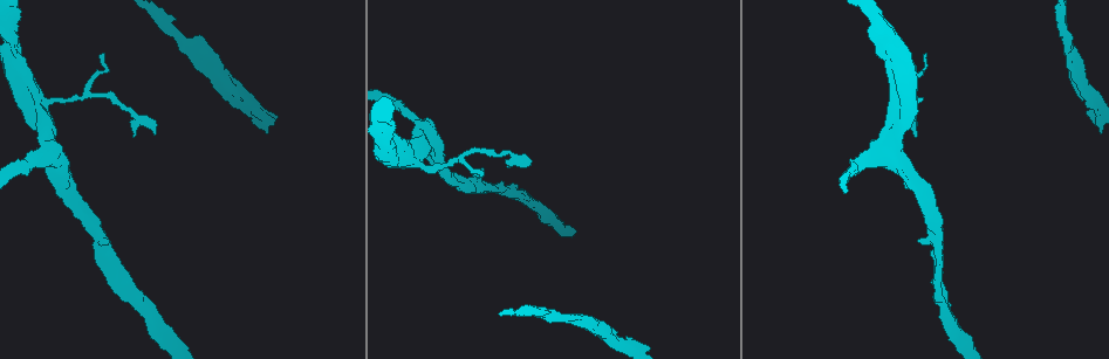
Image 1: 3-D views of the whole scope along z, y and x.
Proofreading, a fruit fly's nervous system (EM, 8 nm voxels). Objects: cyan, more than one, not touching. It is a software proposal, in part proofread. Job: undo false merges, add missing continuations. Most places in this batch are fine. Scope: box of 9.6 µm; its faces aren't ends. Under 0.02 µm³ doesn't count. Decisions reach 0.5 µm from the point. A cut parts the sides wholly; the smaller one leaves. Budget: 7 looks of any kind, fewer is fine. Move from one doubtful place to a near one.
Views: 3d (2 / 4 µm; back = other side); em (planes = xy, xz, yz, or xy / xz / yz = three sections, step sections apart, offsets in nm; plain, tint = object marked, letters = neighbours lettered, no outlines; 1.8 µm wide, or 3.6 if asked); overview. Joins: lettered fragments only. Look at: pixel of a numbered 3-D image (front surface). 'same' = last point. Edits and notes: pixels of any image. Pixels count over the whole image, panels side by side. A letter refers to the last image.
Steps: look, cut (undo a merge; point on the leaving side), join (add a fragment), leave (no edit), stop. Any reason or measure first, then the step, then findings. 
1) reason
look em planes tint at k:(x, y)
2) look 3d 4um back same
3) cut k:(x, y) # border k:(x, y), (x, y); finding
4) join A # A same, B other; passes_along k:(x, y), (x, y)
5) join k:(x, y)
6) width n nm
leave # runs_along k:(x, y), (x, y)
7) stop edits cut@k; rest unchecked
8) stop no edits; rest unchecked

tapers out
look em planes letters at 1:(475, 174)

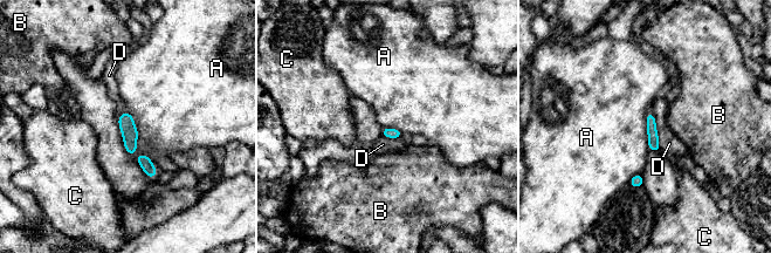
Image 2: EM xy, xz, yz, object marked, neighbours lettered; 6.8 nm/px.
width 70 nm
leave # A other, B other, C other, D other; none of them fits

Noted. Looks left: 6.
thin end
look 3d 2um at 1:(531, 164)

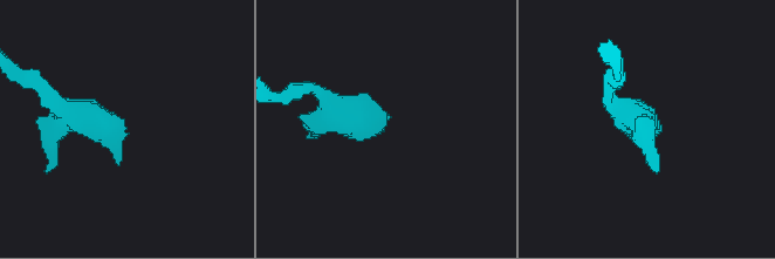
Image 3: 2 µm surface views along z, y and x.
look em yz step 8 tint at 3:(118, 164)

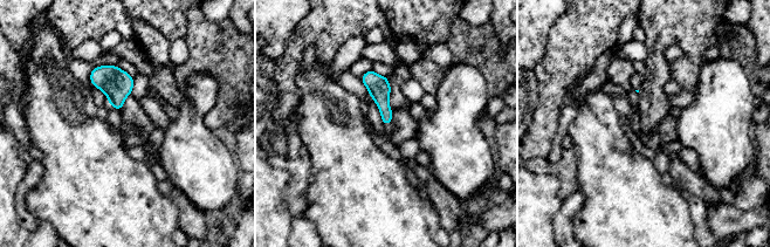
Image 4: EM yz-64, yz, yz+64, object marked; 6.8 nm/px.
look em planes letters same

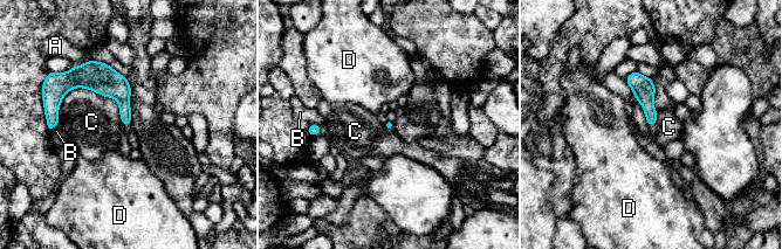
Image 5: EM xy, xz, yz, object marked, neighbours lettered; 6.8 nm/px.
leave # A other, B other, C other, D other; border 5:(57, 109), (87, 88), (122, 122); no lettered fragment goes on from it

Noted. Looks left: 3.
calibre changes
look em planes letters at 1:(885, 151)

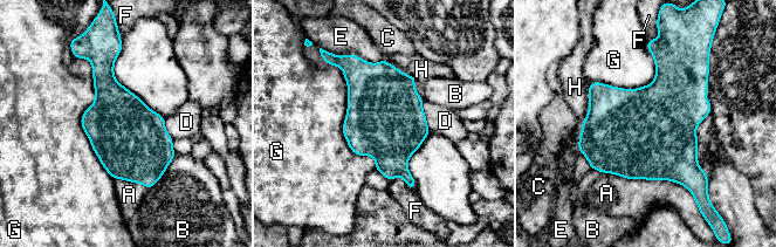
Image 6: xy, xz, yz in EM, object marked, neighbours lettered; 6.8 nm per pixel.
leave # A other, B other, C other, D other, E other, F other, G other, H other; border 6:(331, 64), (343, 136), (376, 169); continuous, no second cell

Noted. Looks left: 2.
stop no edits; rest unchecked

